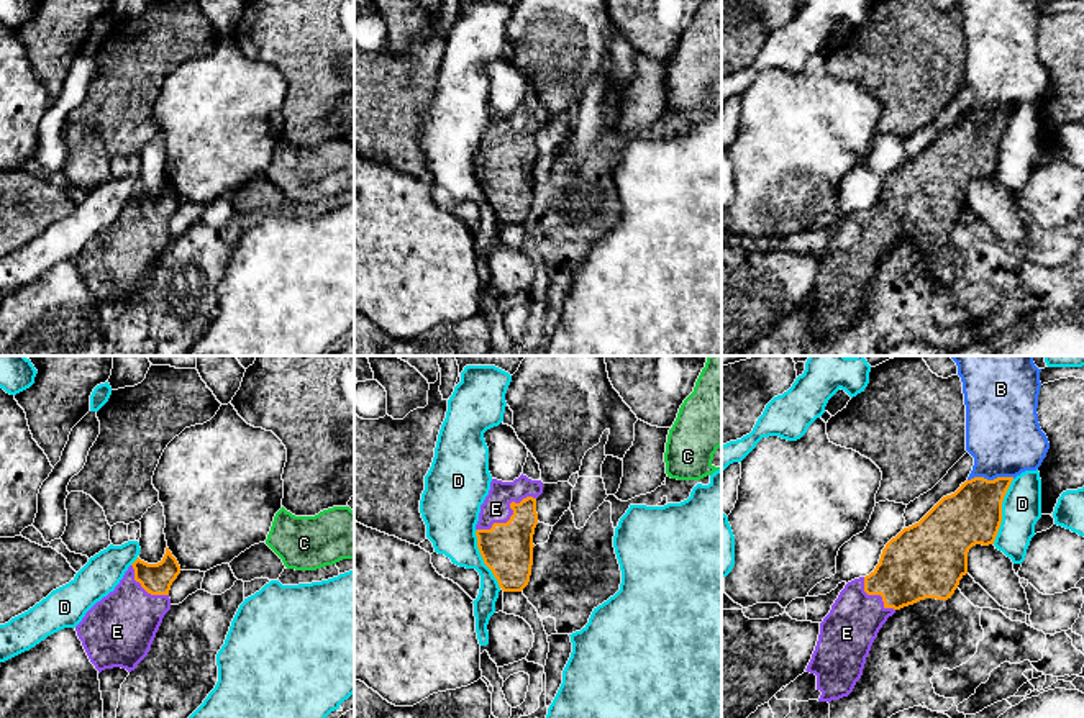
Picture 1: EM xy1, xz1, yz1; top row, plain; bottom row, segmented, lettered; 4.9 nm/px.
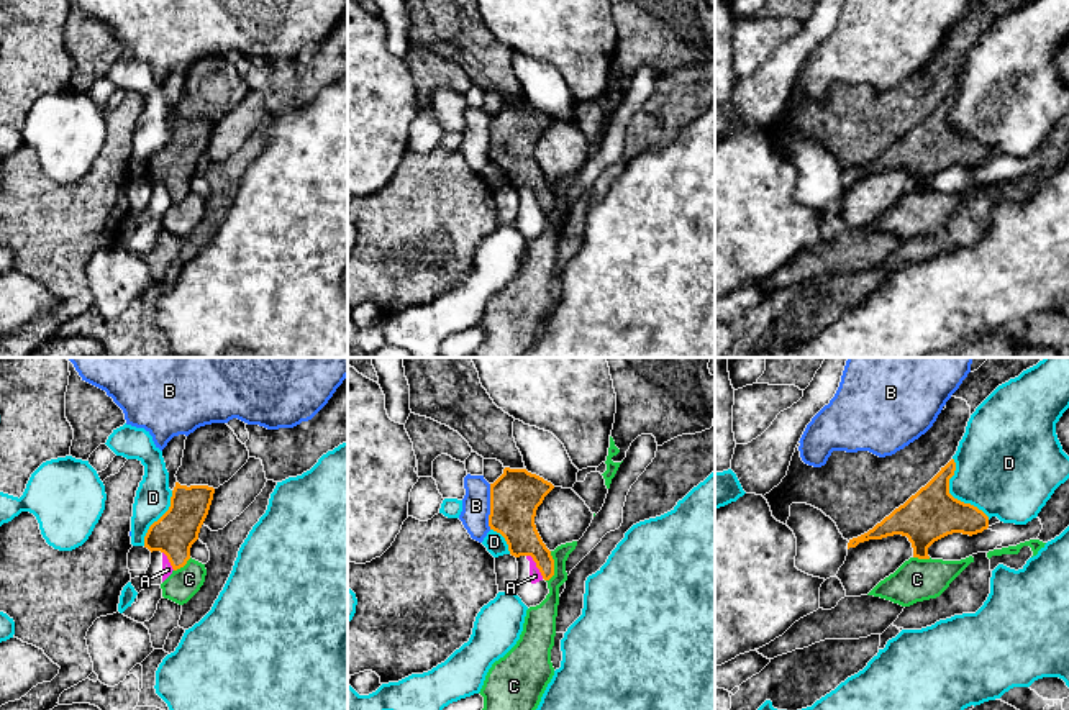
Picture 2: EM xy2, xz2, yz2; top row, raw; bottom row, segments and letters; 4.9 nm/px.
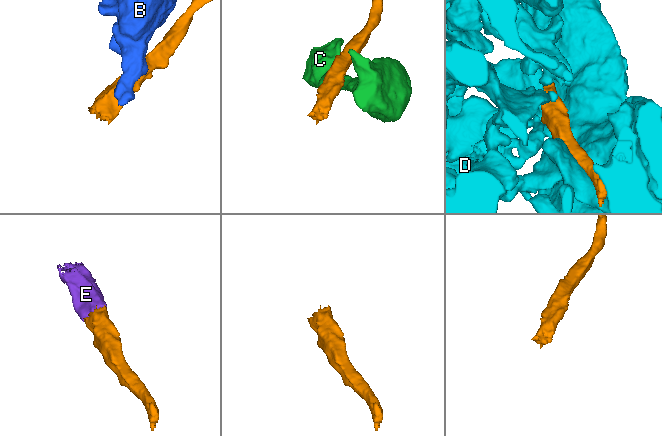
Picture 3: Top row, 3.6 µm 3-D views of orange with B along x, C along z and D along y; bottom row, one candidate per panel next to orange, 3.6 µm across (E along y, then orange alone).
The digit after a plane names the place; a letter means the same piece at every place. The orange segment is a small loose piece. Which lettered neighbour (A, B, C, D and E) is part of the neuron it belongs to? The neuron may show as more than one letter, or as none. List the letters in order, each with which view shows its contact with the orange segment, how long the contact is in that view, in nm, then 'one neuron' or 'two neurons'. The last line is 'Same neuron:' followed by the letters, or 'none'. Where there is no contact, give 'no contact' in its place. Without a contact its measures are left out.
A: meets orange in xz2; contact 150 nm long; two neurons
B: meets orange in yz1; contact 240 nm long; two neurons
C: meets orange in xz2; contact 150 nm long; two neurons
D: meets orange in yz2; contact 360 nm long; two neurons
E: meets orange in xz1; contact 340 nm long; one neuron
Same neuron: E

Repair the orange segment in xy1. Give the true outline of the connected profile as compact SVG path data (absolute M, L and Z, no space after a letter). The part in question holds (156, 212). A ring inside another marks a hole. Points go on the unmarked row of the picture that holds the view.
M169 180L157 197L138 190L115 223L85 246L75 264L98 307L113 300L131 305L148 289L179 207Z

